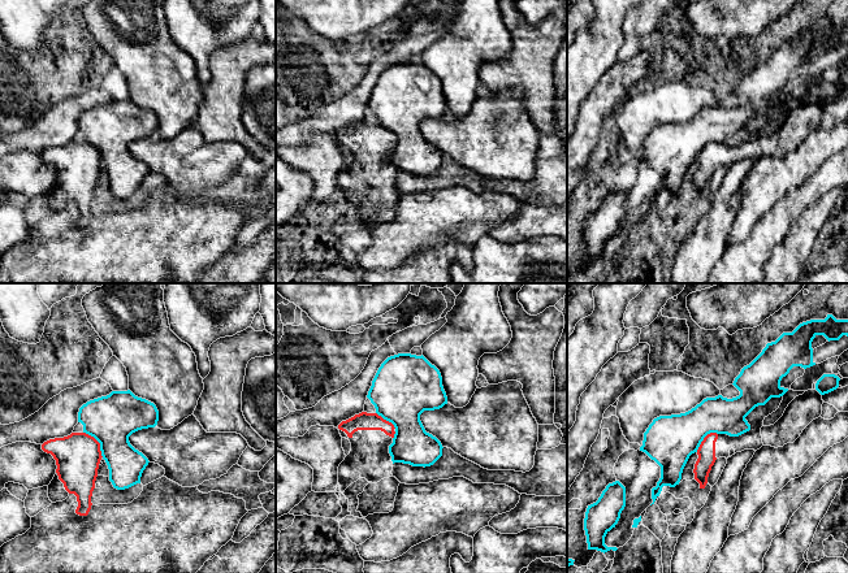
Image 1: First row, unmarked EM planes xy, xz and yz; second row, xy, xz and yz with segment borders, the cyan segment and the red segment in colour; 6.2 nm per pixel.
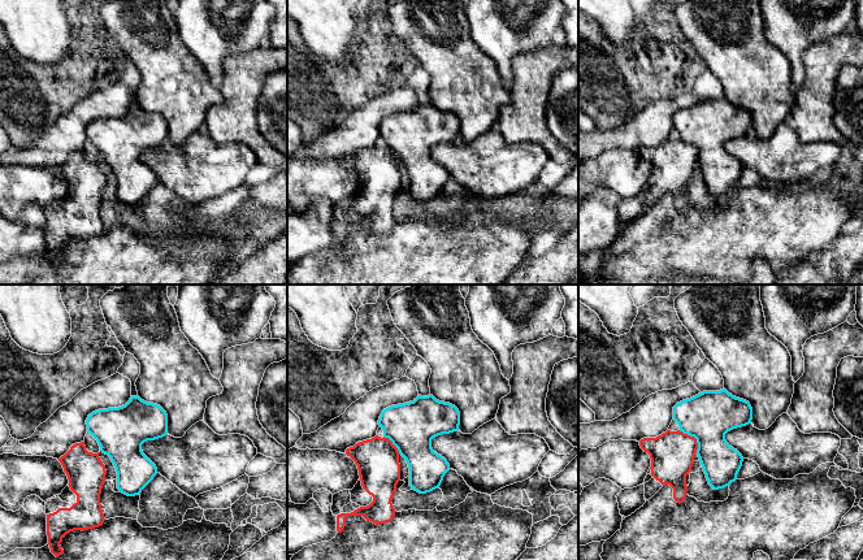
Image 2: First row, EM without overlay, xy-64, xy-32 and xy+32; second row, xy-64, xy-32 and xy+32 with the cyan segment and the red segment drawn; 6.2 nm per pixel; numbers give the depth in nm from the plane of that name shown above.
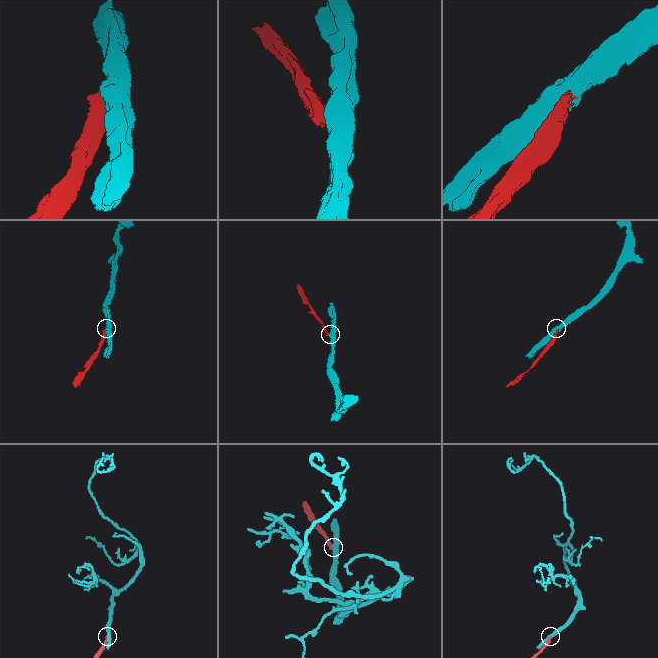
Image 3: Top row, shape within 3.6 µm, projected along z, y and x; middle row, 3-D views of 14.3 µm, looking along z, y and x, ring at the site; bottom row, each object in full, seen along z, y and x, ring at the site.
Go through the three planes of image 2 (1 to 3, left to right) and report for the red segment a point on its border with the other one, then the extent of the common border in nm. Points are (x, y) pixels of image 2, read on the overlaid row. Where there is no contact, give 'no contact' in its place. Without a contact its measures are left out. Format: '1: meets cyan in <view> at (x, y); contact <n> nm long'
1: no contact
2: meets cyan in xy-32 at (393, 443); contact 160 nm long
3: meets cyan in xy+32 at (694, 437); contact 180 nm long

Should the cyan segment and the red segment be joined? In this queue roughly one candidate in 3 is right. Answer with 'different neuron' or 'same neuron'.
different neuron

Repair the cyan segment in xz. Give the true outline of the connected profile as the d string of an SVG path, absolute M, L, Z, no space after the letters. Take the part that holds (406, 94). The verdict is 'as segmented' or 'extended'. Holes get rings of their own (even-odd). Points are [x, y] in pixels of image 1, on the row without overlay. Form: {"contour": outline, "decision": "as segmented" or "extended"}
{"contour": "M398 62L378 77L367 107L395 136L391 170L431 175L442 165L441 151L427 142L420 123L447 113L440 79L423 64Z", "decision": "as segmented"}

